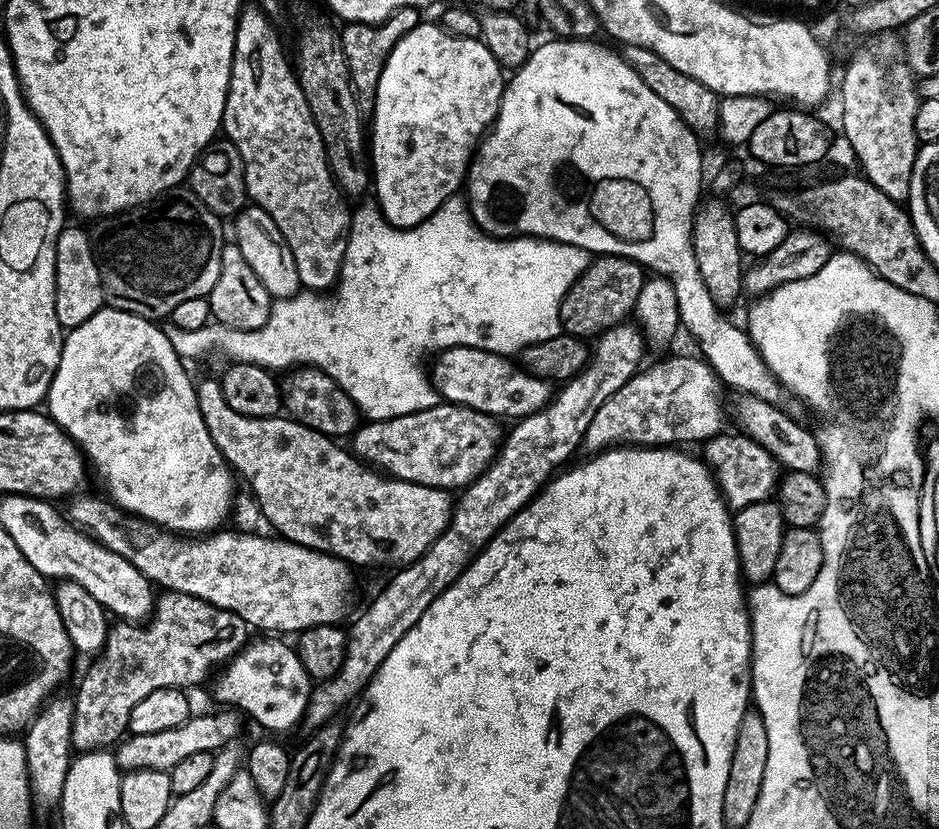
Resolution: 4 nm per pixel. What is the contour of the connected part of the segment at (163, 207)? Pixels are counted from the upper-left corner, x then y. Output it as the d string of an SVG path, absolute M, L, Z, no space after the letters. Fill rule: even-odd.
M168 194L163 198L149 200L147 204L129 211L126 218L117 219L117 224L105 234L100 277L104 279L106 300L111 307L160 322L171 317L174 308L186 299L207 297L214 290L214 282L218 282L220 273L222 250L226 243L224 232L220 229L221 217L211 212L196 196L176 195Z

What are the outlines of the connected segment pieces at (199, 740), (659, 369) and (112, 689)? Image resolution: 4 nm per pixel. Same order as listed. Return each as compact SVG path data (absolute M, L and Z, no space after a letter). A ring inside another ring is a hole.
M236 710L220 711L224 712L212 712L209 716L189 715L188 721L182 726L174 726L174 730L162 730L159 734L138 734L136 737L144 742L134 742L132 746L125 746L121 743L119 745L122 749L121 769L133 772L139 768L153 768L166 772L178 766L178 762L190 758L190 754L203 752L215 754L222 746L233 743L240 732L241 713Z
M699 355L668 356L657 364L652 364L632 376L626 386L614 390L602 406L598 406L598 414L590 418L590 426L586 426L583 447L595 454L613 446L692 446L695 440L705 442L719 435L724 424L724 400L720 397L722 385L716 372L708 365L707 360Z
M161 591L155 597L150 619L143 626L136 622L116 622L109 627L104 649L91 661L92 669L81 678L80 689L74 692L76 713L72 723L73 749L77 753L111 749L128 732L130 710L134 710L134 706L138 706L146 694L154 694L154 690L163 688L188 690L191 684L202 683L208 675L211 677L217 669L227 665L233 656L237 656L249 640L248 624L238 618L238 614L190 594Z

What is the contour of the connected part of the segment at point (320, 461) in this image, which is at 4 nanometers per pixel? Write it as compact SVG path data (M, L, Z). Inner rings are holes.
M213 378L213 380L199 381L196 384L196 397L198 398L198 406L202 410L202 418L206 422L206 430L210 430L210 438L214 438L214 446L218 446L218 450L224 455L224 459L228 462L228 467L234 470L235 475L239 479L241 476L248 483L248 488L252 491L252 496L256 499L256 504L260 507L261 514L272 523L273 530L271 529L271 531L279 534L283 539L295 544L301 544L307 548L313 548L319 552L331 552L339 560L347 561L350 566L368 563L403 566L414 563L422 554L426 554L426 550L442 534L442 530L446 530L446 526L452 517L454 500L445 489L422 486L409 480L397 480L389 478L379 471L369 470L357 457L352 455L347 447L339 448L336 445L339 443L333 437L326 435L324 432L314 430L310 426L300 423L295 418L289 418L287 415L277 414L275 416L267 416L266 418L250 418L249 416L238 414L238 410L230 410L230 406L220 389L219 379Z

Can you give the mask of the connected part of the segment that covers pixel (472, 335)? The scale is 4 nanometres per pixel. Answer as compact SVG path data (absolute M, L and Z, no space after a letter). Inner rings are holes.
M456 194L449 196L447 200L442 202L442 206L438 206L438 210L434 210L434 214L430 214L420 224L416 224L412 228L396 228L394 225L389 224L384 215L380 213L379 207L373 206L371 203L369 203L370 205L362 205L357 212L355 209L350 216L348 234L344 242L344 261L340 263L340 274L334 285L336 297L333 300L328 297L328 294L321 294L316 290L300 290L295 296L273 299L270 314L260 328L238 330L225 324L209 322L199 327L198 330L182 330L168 322L163 325L166 338L170 338L170 346L174 346L174 350L180 355L181 360L185 362L200 360L209 352L212 356L221 356L224 362L257 364L269 370L277 370L276 368L292 370L297 366L320 368L356 403L357 409L369 421L392 420L402 414L414 414L432 408L437 404L438 397L435 388L430 383L430 376L425 365L423 368L419 364L420 355L423 354L424 348L432 348L431 350L477 348L487 352L496 352L499 356L506 357L519 354L526 346L530 346L534 342L542 342L545 336L553 335L560 318L562 298L568 293L573 282L588 269L590 263L590 253L587 250L578 246L563 244L557 240L539 240L536 236L525 236L523 234L507 238L490 236L473 222L467 203L461 197L459 200L458 197L459 195Z

